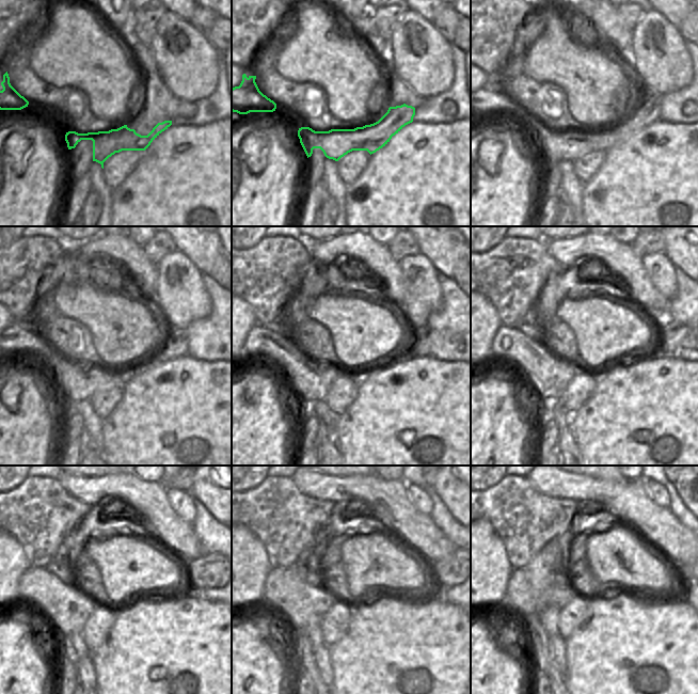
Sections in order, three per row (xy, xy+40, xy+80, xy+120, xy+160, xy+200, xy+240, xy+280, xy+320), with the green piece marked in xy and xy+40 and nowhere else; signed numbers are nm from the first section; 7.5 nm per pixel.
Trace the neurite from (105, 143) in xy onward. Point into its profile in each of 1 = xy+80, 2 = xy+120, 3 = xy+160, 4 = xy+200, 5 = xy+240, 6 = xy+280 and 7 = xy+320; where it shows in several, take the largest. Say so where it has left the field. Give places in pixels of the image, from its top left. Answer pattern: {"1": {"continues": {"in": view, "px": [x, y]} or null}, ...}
{"1": {"continues": {"in": "xy+80", "px": [556, 144]}}, "2": {"continues": {"in": "xy+120", "px": [74, 382]}}, "3": {"continues": {"in": "xy+160", "px": [311, 377]}}, "4": {"continues": {"in": "xy+200", "px": [549, 372]}}, "5": {"continues": {"in": "xy+240", "px": [67, 606]}}, "6": {"continues": {"in": "xy+280", "px": [287, 592]}}, "7": {"continues": {"in": "xy+320", "px": [520, 594]}}}

